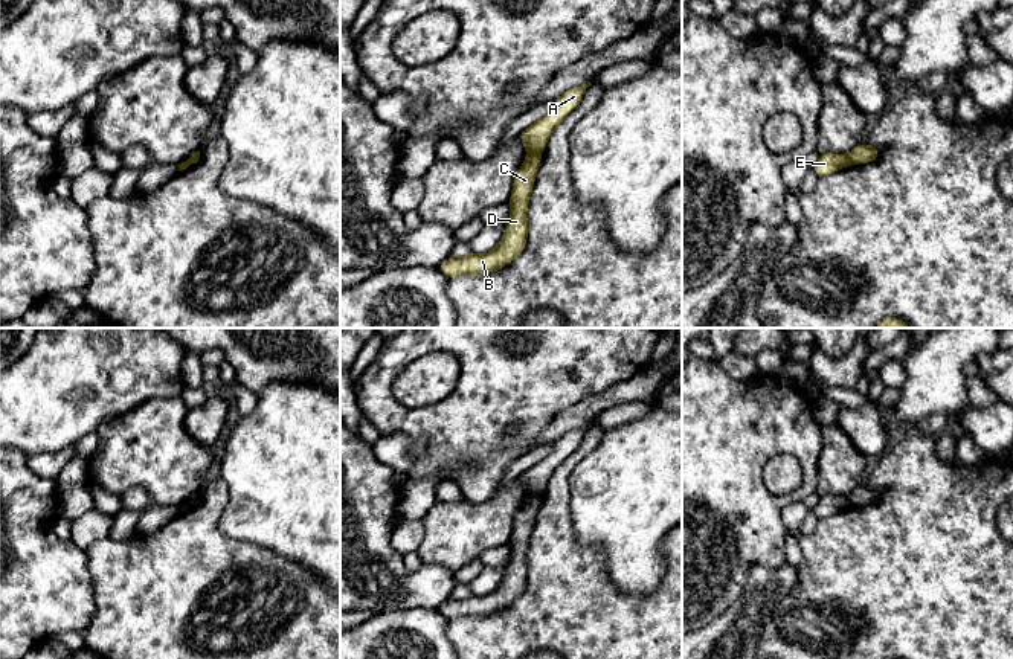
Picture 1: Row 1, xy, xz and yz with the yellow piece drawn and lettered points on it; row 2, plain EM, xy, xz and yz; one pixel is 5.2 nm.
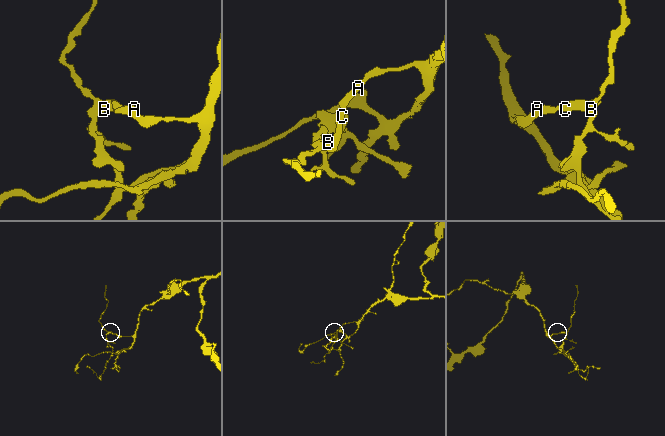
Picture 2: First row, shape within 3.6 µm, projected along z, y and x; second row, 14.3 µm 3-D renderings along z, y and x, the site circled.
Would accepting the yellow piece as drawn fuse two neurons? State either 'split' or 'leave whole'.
split

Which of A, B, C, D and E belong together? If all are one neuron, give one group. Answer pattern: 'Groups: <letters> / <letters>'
Groups: A E / B C D

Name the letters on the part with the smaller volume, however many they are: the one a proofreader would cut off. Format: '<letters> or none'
B, C, D

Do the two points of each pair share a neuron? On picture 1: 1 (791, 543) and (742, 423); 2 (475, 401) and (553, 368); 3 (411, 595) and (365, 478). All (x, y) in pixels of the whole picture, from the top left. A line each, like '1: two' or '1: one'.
1: two
2: one
3: one

